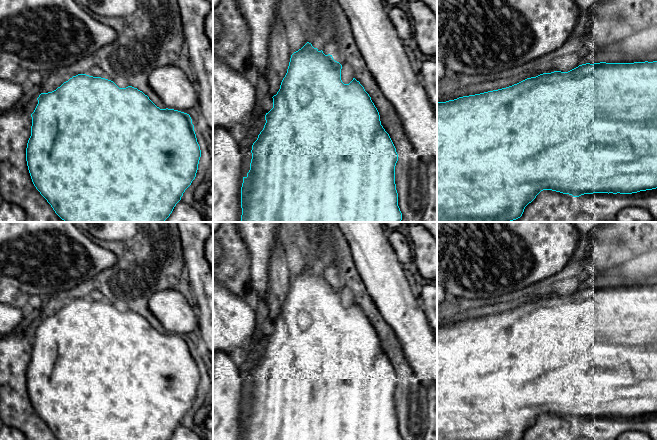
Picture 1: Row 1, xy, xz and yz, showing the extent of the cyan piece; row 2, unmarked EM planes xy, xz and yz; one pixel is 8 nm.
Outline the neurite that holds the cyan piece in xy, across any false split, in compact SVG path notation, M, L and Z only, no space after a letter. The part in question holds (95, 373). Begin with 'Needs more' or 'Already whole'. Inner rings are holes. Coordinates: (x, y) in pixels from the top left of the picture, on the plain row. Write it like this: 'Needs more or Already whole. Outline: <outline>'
Already whole. Outline: M78 298L56 314L41 317L37 324L38 328L31 338L31 360L27 367L26 385L34 410L58 440L170 440L196 401L201 374L190 339L174 333L160 333L137 312L132 310L119 312L111 304Z

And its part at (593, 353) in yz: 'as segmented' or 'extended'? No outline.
as segmented

